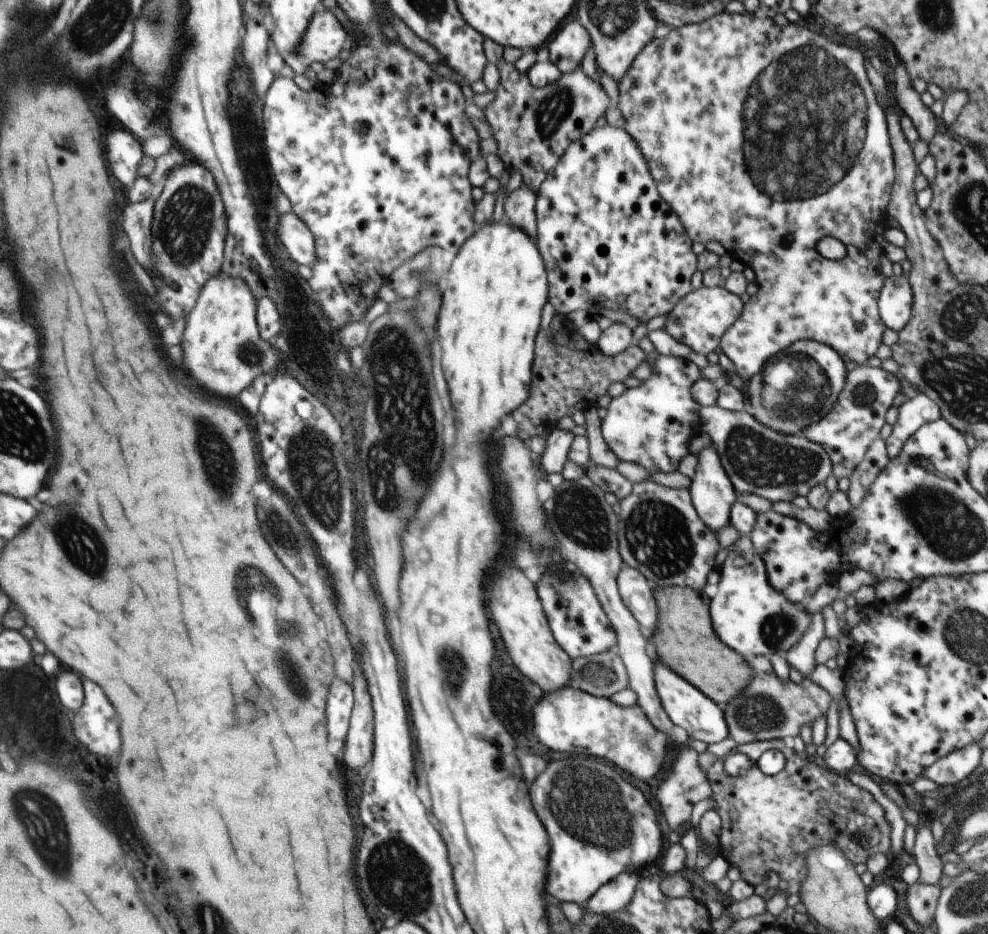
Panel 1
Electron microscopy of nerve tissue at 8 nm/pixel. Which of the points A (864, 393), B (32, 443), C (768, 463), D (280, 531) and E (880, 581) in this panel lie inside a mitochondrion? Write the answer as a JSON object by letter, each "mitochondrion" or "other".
{"A":"mitochondrion","B":"mitochondrion","C":"mitochondrion","D":"mitochondrion","E":"other"}

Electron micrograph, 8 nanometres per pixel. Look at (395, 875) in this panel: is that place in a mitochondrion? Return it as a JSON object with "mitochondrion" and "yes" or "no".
{"mitochondrion":"yes"}

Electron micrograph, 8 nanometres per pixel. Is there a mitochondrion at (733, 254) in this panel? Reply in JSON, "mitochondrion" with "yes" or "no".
{"mitochondrion":"no"}

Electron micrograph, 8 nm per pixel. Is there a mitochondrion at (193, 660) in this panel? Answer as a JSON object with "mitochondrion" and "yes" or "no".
{"mitochondrion":"no"}

